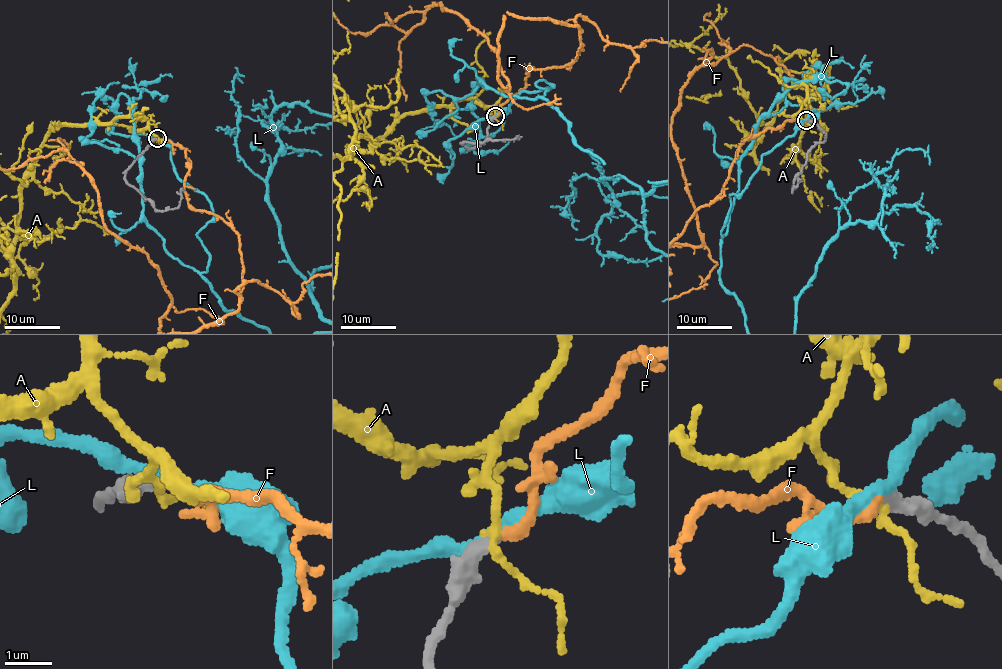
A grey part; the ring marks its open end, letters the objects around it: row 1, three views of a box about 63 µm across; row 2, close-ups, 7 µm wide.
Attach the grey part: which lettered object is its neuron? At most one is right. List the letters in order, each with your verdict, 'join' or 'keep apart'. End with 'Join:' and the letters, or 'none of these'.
A: keep apart
F: join
L: keep apart
Join: F

